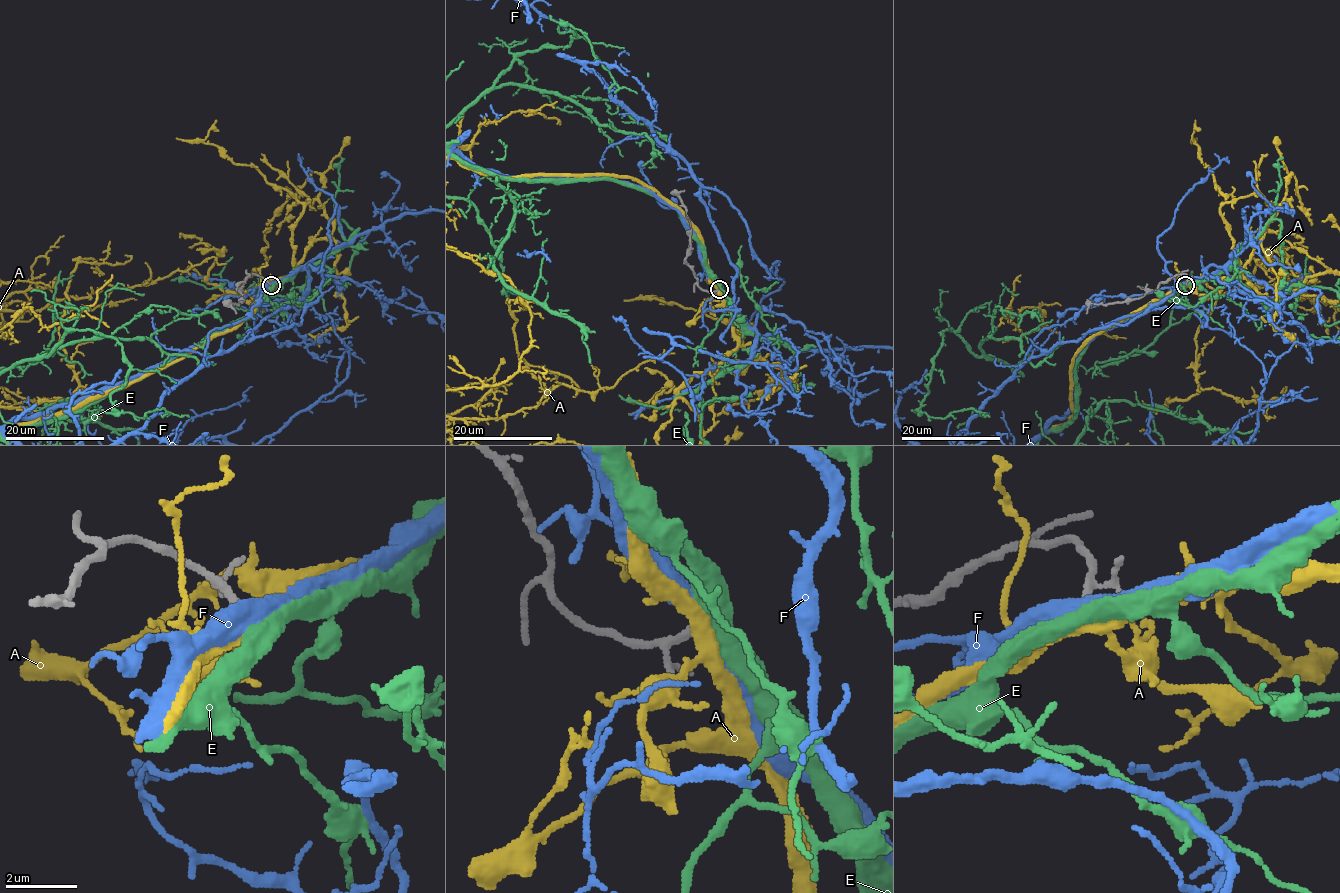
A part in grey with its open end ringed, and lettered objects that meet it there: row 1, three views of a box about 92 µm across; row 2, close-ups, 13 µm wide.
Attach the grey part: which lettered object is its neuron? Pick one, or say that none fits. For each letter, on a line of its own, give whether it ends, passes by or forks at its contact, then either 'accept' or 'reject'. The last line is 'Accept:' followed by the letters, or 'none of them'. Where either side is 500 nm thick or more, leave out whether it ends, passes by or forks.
A: it forks; reject
E: it passes by; accept
F: reject
Accept: E

